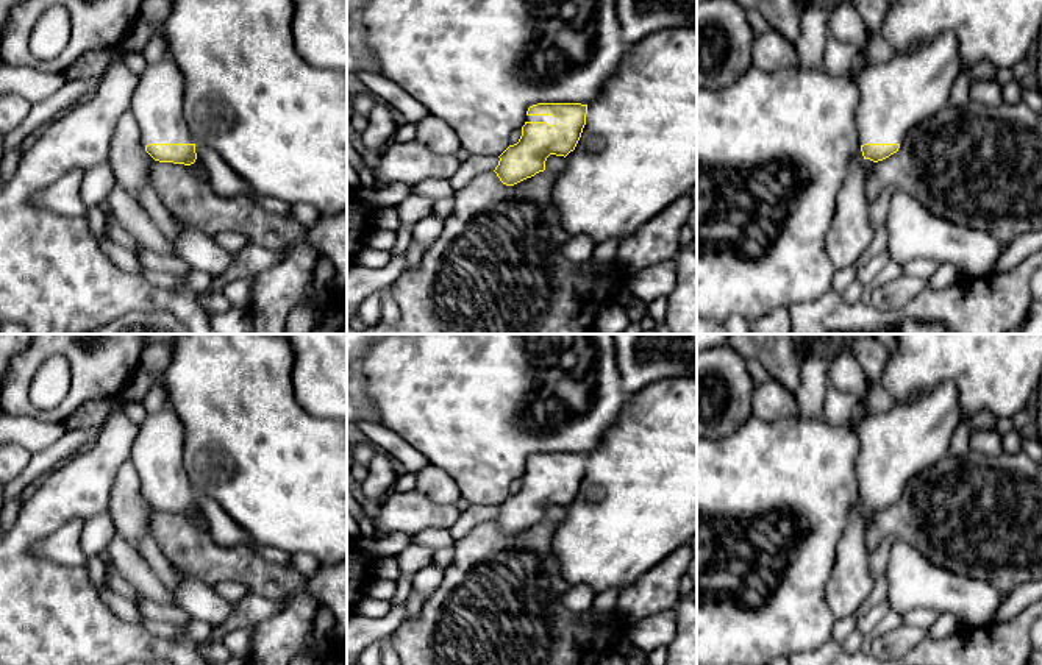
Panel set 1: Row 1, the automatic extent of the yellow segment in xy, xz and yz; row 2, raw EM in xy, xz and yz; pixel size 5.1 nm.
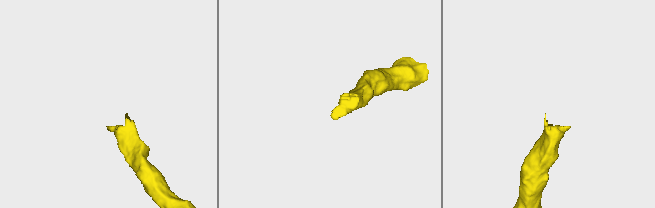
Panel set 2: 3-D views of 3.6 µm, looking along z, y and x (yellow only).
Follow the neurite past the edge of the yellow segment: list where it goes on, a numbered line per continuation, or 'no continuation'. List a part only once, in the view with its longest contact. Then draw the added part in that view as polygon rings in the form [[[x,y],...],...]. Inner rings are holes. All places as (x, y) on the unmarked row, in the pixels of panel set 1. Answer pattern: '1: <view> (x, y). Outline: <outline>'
1: xy (158, 450). Outline: [[[172,407],[148,414],[139,426],[130,459],[141,493],[195,493],[184,468],[184,426]]]
2: xz (549, 469). Outline: [[[526,465],[525,471],[547,471],[548,475],[555,475],[553,465]]]

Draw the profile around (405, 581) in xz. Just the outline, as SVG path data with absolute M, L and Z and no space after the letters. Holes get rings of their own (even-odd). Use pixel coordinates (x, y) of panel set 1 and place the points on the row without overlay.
M400 574L397 581L395 596L391 599L392 607L405 606L409 595L412 593L412 578L414 574Z

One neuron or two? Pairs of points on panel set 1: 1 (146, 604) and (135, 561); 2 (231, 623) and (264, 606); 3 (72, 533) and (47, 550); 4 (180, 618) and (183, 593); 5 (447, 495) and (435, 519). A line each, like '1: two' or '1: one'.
1: two
2: one
3: one
4: two
5: two

